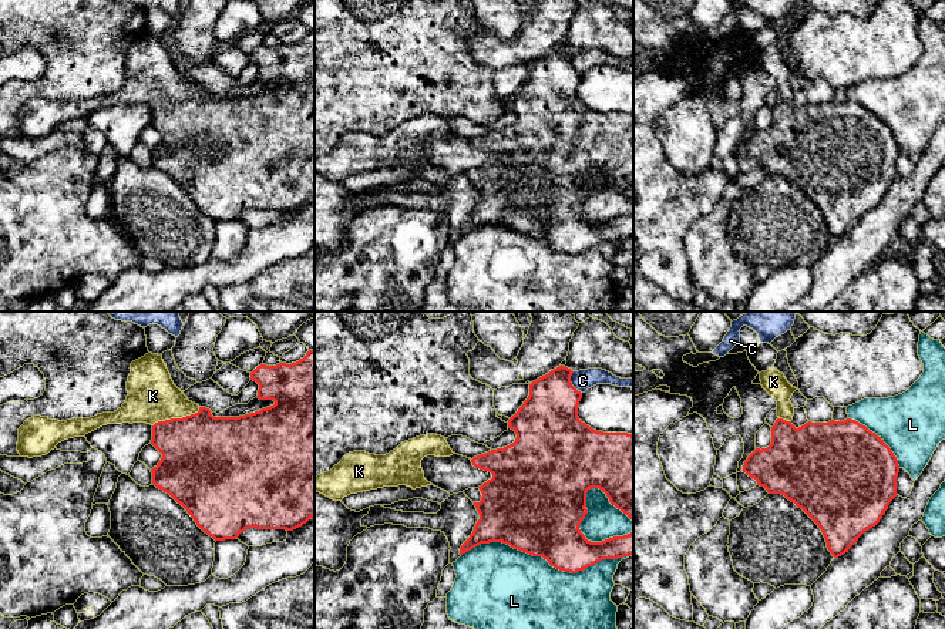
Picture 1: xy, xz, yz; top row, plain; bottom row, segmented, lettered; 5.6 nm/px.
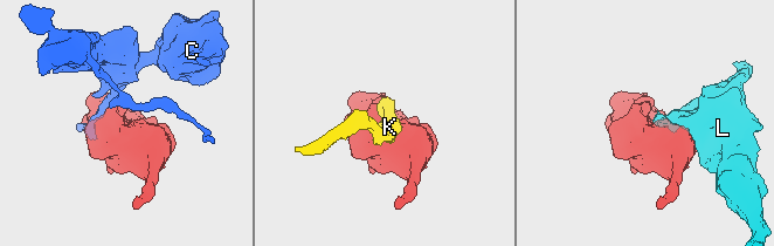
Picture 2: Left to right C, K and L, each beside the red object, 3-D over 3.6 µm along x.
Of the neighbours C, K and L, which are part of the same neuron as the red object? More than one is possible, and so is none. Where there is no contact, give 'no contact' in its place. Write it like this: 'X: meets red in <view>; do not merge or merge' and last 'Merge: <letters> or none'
C: meets red in xz; do not merge
K: meets red in xy; merge
L: meets red in xz; do not merge
Merge: K

